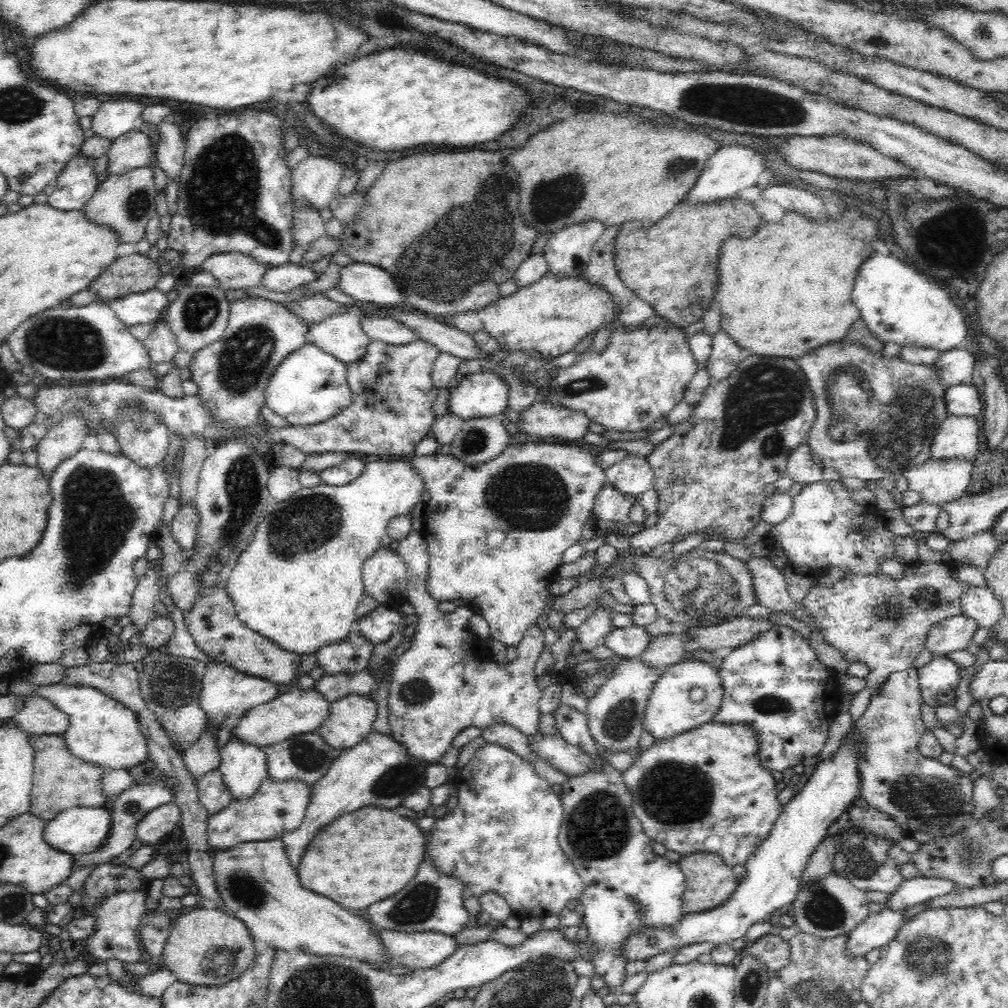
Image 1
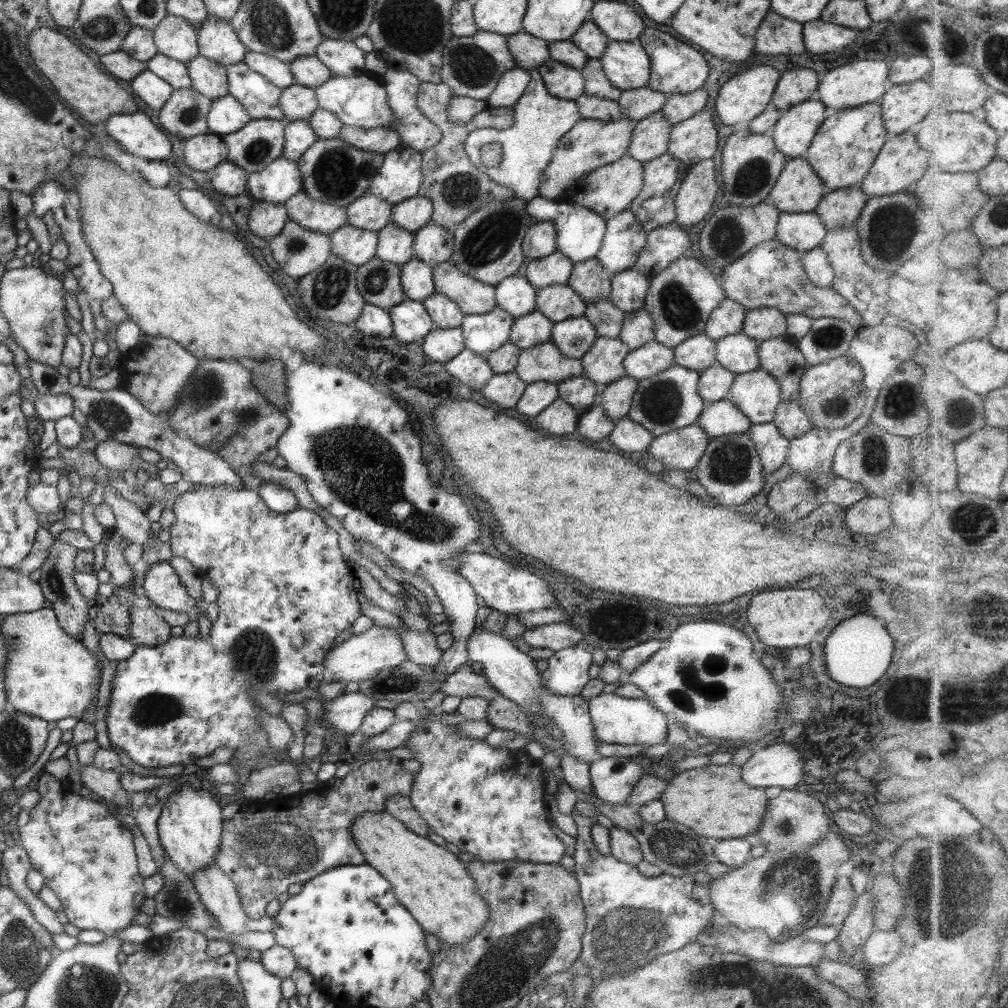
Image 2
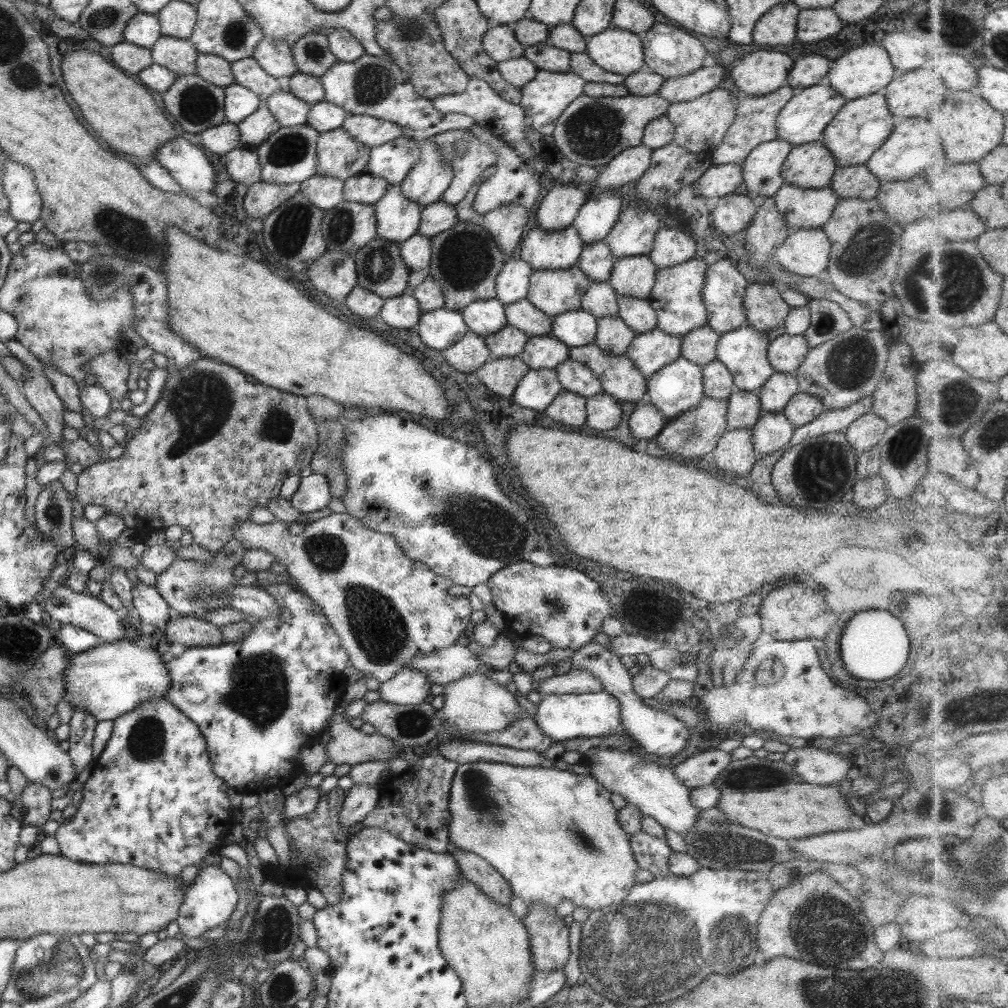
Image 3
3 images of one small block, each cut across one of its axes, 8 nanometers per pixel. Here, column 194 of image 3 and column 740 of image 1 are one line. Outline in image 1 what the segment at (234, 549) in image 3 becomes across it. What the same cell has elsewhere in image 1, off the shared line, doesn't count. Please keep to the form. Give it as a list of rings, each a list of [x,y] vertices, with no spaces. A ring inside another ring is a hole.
[[[615,524],[606,527],[609,533],[604,541],[614,546],[618,554],[627,554],[633,570],[646,580],[650,602],[656,606],[657,616],[671,620],[672,633],[680,633],[685,627],[715,627],[730,622],[756,604],[747,563],[726,552],[710,552],[696,547],[683,555],[667,554],[657,560],[631,548],[626,531],[618,531]]]

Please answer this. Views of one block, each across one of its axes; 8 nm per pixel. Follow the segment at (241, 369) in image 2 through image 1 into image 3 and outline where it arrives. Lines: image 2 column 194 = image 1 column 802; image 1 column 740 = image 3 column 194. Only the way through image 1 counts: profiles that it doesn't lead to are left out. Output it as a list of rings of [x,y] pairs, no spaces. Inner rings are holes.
[[[202,355],[191,362],[189,368],[185,366],[181,370],[178,369],[175,376],[168,376],[159,395],[161,396],[157,398],[157,402],[153,404],[153,408],[147,412],[146,416],[143,416],[143,419],[139,422],[137,432],[124,445],[123,453],[118,458],[100,460],[86,469],[82,468],[81,472],[76,474],[75,498],[77,498],[77,502],[81,502],[83,507],[97,505],[103,507],[108,515],[124,520],[124,528],[134,530],[136,538],[140,540],[145,539],[150,532],[163,530],[167,526],[177,524],[183,531],[190,532],[192,541],[211,555],[223,548],[232,539],[230,531],[232,526],[248,520],[251,508],[255,508],[255,506],[265,508],[269,504],[269,500],[278,497],[280,486],[287,476],[299,475],[303,468],[309,466],[312,454],[317,450],[318,446],[316,434],[318,426],[310,415],[305,397],[291,395],[277,390],[277,388],[260,384],[253,377],[240,371],[237,372],[235,368],[231,368],[227,364],[219,364],[217,360],[213,362],[212,358]]]

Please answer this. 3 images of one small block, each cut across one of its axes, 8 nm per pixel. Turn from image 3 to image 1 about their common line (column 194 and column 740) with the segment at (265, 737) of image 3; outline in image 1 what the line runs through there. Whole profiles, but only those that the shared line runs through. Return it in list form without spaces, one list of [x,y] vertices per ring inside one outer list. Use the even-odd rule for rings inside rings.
[[[773,625],[756,640],[732,649],[716,672],[722,683],[722,702],[710,722],[730,725],[742,723],[750,727],[754,739],[758,739],[758,761],[766,770],[783,772],[810,757],[816,757],[822,750],[828,738],[828,728],[843,696],[838,692],[836,677],[832,677],[833,670],[816,659],[808,639],[798,641],[794,629]]]

